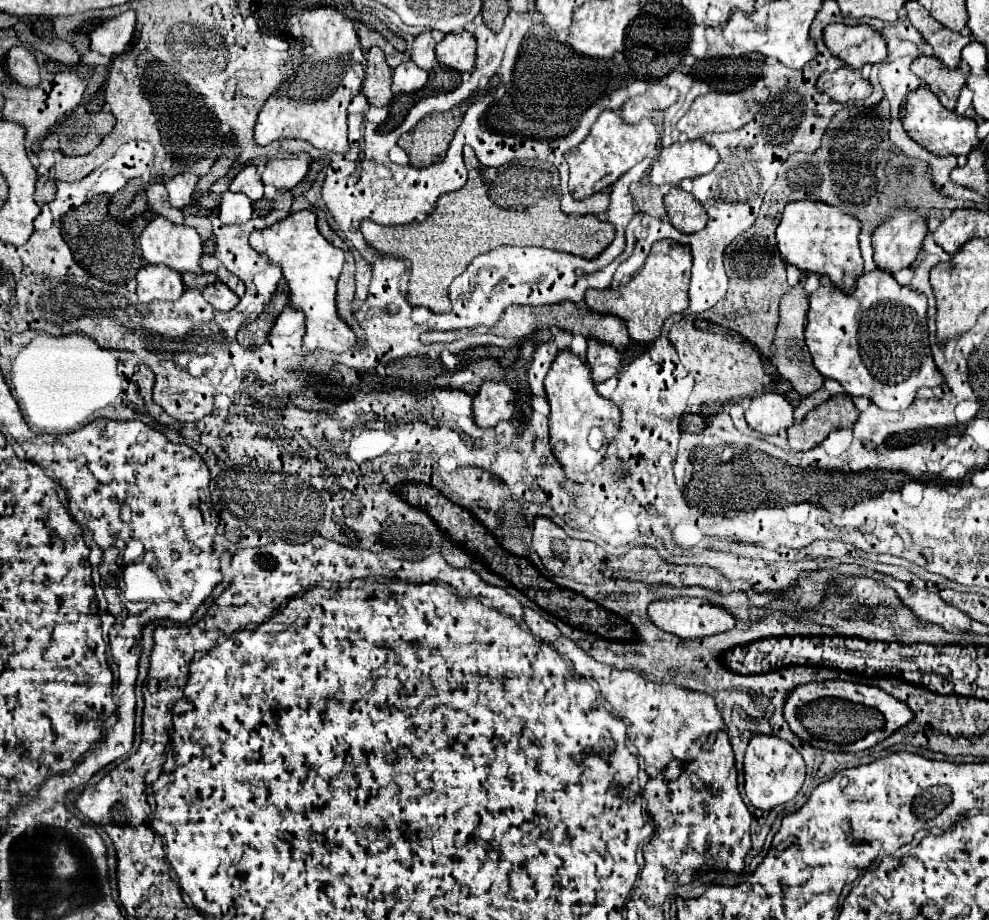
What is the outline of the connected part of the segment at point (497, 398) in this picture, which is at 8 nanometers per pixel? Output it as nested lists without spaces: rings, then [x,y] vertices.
[[[485,381],[473,397],[473,415],[479,427],[495,427],[515,409],[515,393],[503,381]]]

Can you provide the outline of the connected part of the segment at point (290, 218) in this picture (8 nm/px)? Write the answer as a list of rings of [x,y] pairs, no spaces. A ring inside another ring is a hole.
[[[309,209],[289,213],[285,219],[273,223],[271,227],[253,231],[249,241],[257,253],[269,257],[269,261],[279,263],[283,275],[291,289],[291,301],[307,315],[307,333],[303,339],[303,349],[329,349],[335,353],[347,351],[355,345],[355,333],[339,319],[335,307],[335,287],[343,271],[345,255],[341,249],[325,241],[317,229],[317,215]]]

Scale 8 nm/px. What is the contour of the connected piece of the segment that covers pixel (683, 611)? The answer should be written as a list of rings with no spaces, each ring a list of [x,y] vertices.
[[[673,597],[673,599],[659,599],[649,603],[649,617],[651,621],[661,627],[663,631],[669,631],[681,639],[695,639],[695,637],[707,637],[715,635],[727,629],[735,627],[735,617],[721,605],[713,605],[699,597]]]

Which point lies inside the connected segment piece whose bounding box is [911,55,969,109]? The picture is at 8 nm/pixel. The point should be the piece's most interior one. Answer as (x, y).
(946, 83)

